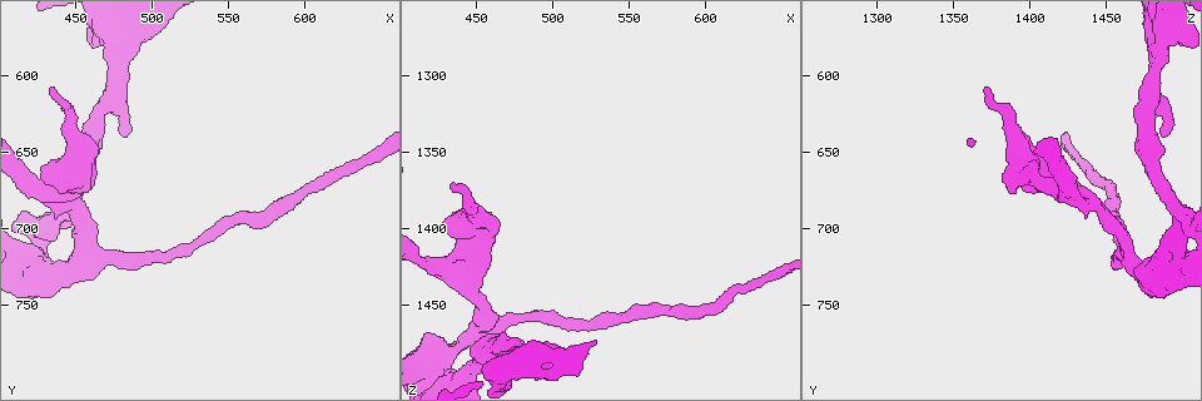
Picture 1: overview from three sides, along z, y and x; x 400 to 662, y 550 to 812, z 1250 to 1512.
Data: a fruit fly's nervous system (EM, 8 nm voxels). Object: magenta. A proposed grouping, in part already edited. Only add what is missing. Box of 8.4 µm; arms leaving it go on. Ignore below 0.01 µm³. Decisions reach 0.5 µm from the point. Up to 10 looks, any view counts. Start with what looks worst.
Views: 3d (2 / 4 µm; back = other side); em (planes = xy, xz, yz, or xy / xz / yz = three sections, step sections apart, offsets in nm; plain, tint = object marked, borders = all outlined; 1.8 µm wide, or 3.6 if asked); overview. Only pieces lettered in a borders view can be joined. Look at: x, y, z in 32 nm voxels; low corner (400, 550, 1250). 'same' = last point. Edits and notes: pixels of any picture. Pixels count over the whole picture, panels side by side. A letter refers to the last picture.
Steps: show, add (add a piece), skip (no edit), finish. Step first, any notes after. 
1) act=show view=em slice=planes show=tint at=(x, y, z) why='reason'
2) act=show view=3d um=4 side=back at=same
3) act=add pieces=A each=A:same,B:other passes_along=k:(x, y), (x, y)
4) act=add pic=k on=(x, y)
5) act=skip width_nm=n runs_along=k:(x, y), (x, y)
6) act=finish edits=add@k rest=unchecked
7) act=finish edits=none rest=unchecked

act=show view=3d um=4 at=(440, 676, 1392) why='stops while still wide'

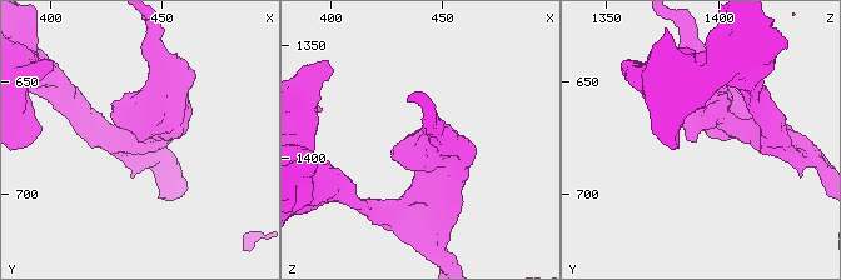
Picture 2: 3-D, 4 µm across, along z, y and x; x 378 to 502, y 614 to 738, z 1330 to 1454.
act=show view=em um=3.6 slice=yz step=4 show=tint at=(441, 676, 1390)

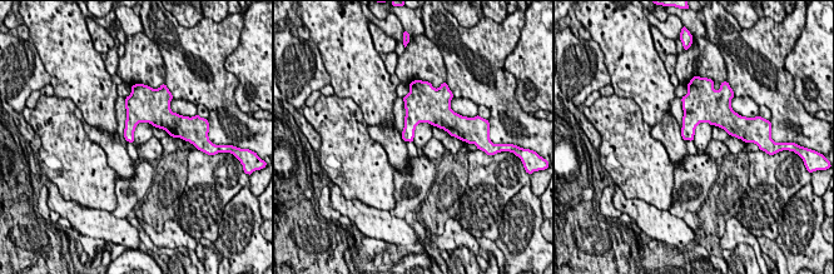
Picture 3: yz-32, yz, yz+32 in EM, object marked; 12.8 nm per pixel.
act=show view=em um=3.6 slice=planes show=borders at=same why='another direction'

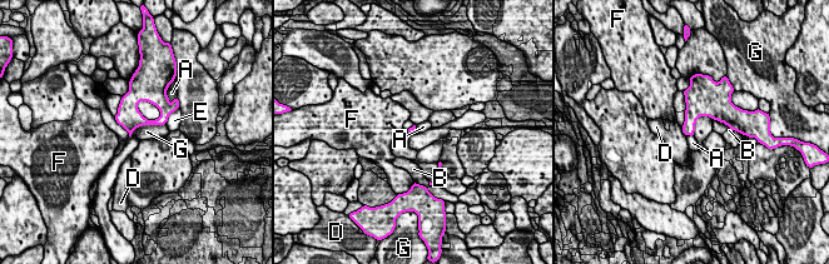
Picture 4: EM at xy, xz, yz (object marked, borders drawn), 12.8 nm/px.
act=skip each=A:other,B:other,D:other,E:other,F:other,G:other found='none of them fits'

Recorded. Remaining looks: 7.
act=show view=3d um=4 at=(480, 640, 1486)

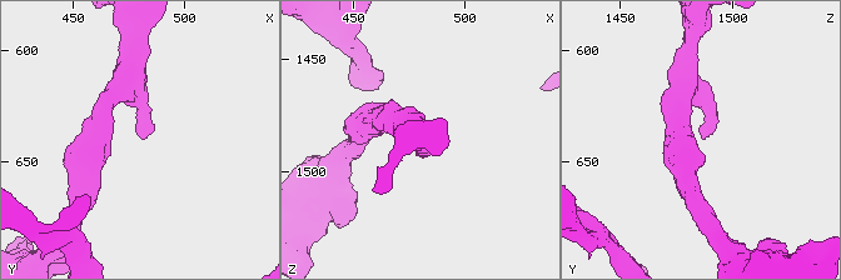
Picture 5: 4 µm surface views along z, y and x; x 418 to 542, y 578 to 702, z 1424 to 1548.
act=show view=em slice=planes show=borders at=(483, 638, 1486)

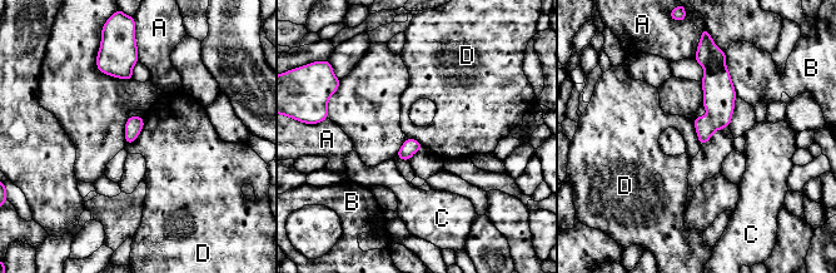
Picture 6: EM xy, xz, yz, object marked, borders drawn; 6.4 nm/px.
act=skip longest_contact=B:280nm each=A:other,B:other,C:other,D:other found='no lettered piece goes on from it'

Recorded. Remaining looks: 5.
act=show view=3d um=4 at=(480, 582, 1482) why='sharp bend'

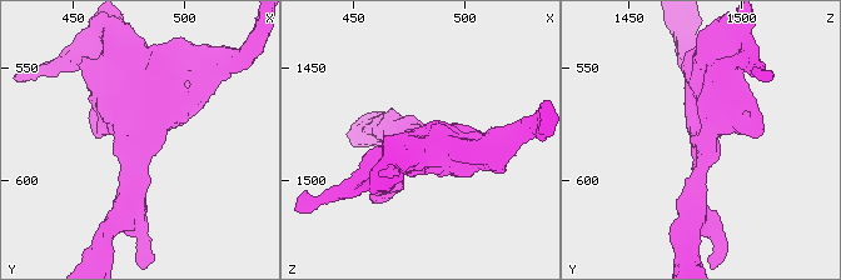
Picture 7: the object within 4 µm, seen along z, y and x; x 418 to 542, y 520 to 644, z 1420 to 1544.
act=show view=em um=3.6 slice=xy step=8 show=tint at=(481, 583, 1482) arms=4 why='shape alone is not enough'

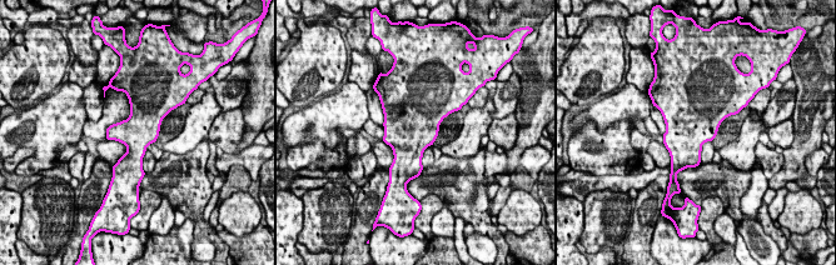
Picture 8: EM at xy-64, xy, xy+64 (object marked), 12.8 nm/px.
act=show view=em um=3.6 slice=planes show=borders at=same

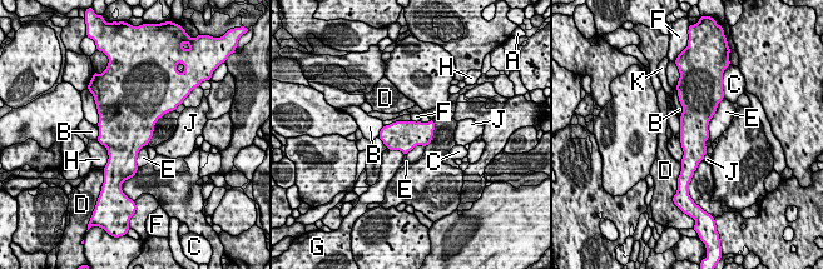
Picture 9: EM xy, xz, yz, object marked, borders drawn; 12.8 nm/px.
act=skip width_nm=360 each=A:other,B:other,C:other,D:other,E:other,F:other,G:other,H:other,J:other,K:other border=9:(680, 119), (680, 130), (678, 133) found='no lettered piece goes on from it'

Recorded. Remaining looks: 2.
act=show view=em slice=planes show=tint at=(448, 684, 1444) why='a fork'

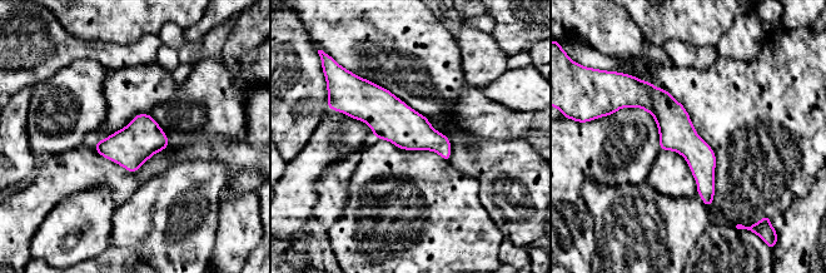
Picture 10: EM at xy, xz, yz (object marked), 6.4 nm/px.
act=show view=em slice=planes show=borders at=same

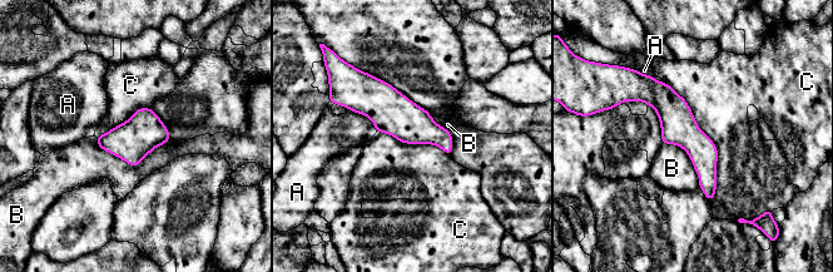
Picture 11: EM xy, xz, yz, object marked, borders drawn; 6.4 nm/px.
act=skip each=A:other,B:other,C:other border=11:(664, 82), (715, 146), (712, 201) found='no lettered piece goes on from it'

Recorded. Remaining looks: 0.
act=finish edits=none rest=unchecked

